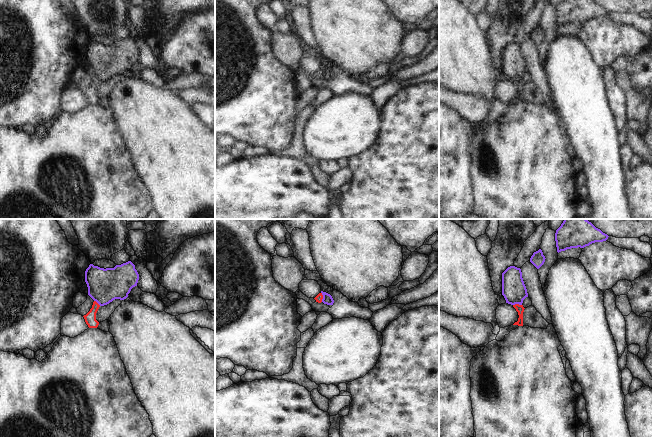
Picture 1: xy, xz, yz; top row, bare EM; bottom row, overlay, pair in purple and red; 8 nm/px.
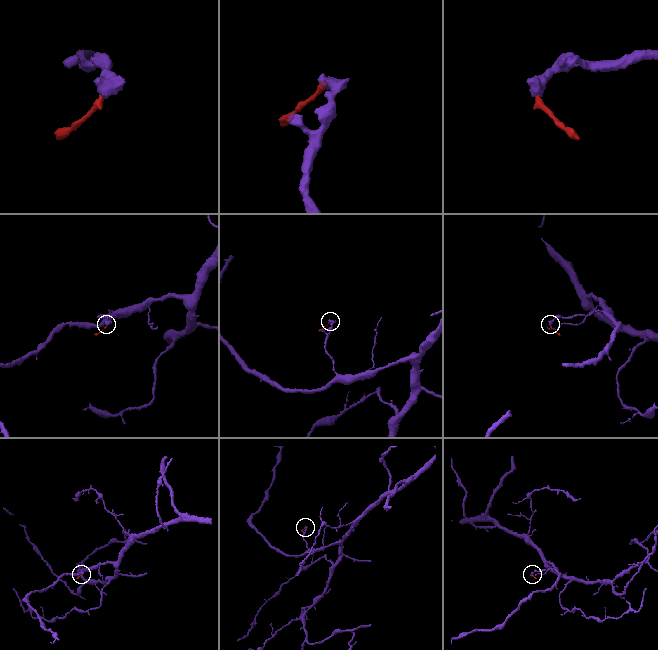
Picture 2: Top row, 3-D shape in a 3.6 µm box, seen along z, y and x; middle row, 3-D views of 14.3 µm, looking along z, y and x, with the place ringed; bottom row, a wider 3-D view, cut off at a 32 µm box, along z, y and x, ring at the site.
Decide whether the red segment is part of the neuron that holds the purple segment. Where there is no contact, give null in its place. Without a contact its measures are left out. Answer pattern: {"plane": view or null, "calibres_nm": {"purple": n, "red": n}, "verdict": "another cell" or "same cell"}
{"plane": "yz", "calibres_nm": {"purple": 190, "red": 60}, "verdict": "another cell"}

